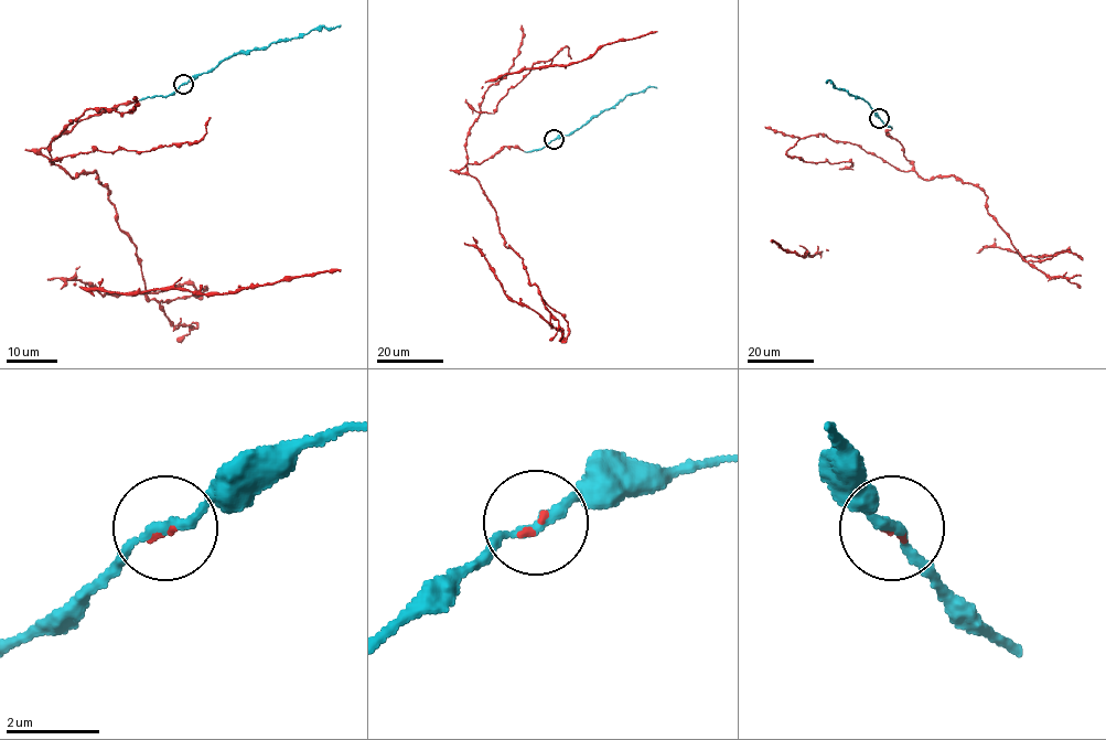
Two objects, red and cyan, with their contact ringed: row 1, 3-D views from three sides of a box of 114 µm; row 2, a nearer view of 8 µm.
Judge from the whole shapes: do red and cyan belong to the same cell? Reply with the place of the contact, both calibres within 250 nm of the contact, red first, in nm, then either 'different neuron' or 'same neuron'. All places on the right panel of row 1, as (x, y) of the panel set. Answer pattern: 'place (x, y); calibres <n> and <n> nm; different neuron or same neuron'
place (879, 118); calibres 80 and 200 nm; same neuron

